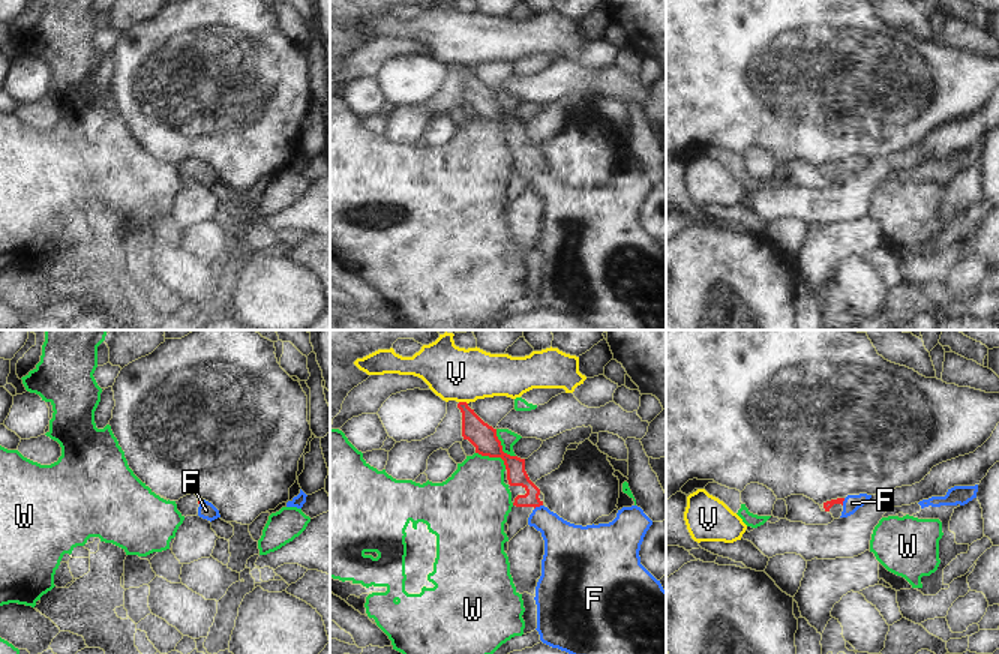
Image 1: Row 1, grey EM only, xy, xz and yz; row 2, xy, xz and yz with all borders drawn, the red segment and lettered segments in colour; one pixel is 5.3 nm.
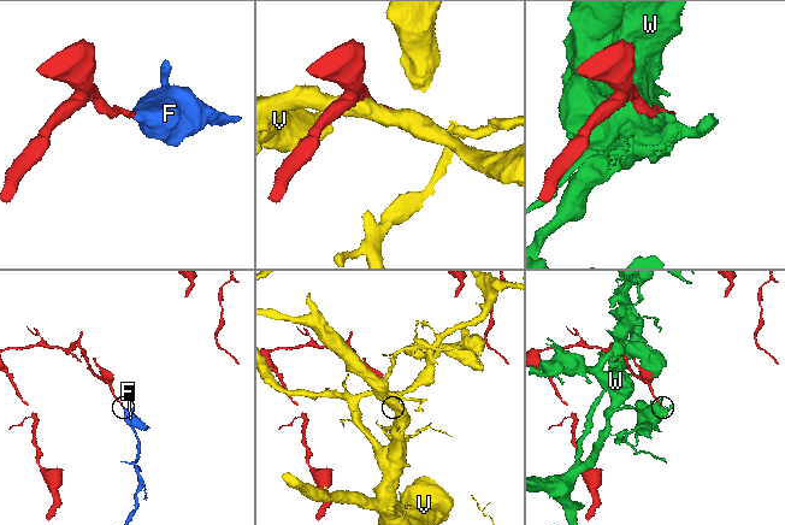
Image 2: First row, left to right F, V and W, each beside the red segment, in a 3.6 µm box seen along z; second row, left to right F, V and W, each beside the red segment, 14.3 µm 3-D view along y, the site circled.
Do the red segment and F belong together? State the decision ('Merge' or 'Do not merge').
Merge

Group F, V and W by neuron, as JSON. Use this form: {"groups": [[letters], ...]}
{"groups": [["F"], ["V"], ["W"]]}

